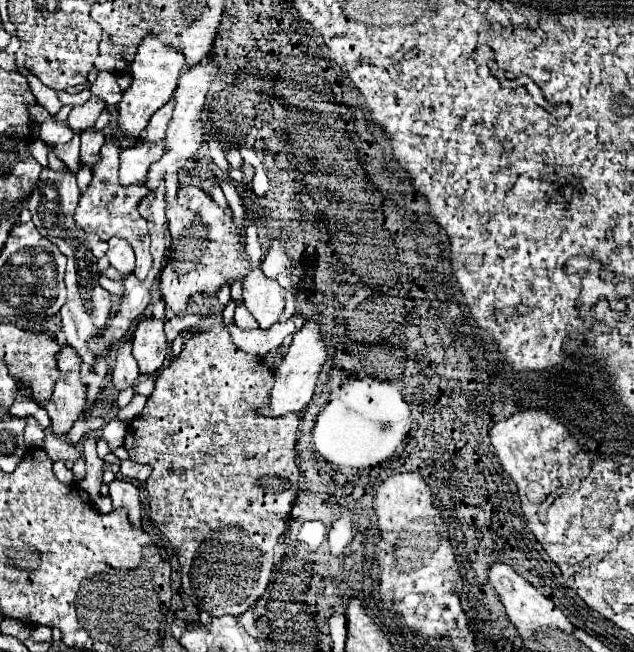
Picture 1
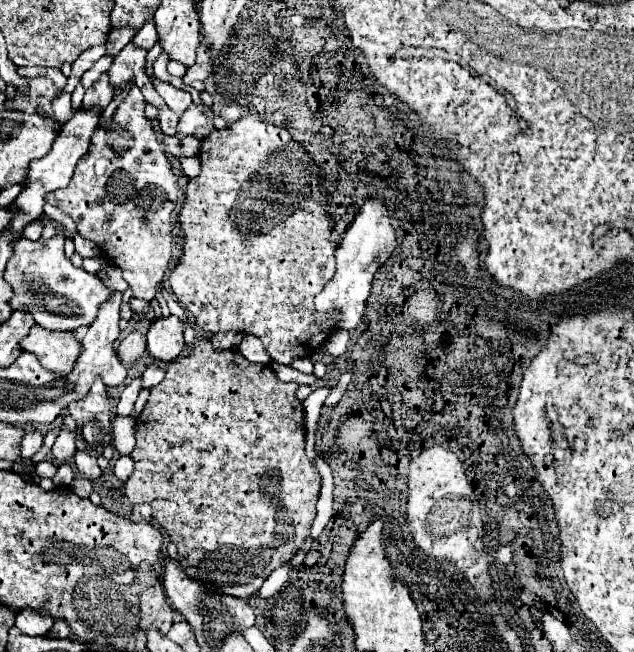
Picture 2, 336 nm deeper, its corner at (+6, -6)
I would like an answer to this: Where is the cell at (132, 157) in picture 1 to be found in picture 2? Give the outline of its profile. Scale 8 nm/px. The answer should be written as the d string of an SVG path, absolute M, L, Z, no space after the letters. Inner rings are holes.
M192 104L192 108L188 108L178 122L178 130L176 130L176 138L182 142L186 136L194 136L196 140L204 140L210 132L214 130L214 124L204 116L204 110L196 104Z

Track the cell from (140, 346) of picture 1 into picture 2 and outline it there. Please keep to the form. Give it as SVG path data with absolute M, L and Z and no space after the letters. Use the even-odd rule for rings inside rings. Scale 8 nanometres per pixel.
M176 316L156 318L148 330L148 354L162 362L172 362L184 348L182 322Z

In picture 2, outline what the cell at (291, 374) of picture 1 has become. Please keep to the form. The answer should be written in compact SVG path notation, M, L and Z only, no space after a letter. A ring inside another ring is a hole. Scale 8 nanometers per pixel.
M370 198L354 218L352 226L344 234L342 242L336 248L336 274L324 286L324 290L314 298L314 306L320 314L338 312L336 328L338 330L354 330L360 324L364 314L364 304L370 296L370 284L376 270L390 258L390 252L396 246L394 228L390 226L390 218L382 212L382 200Z

